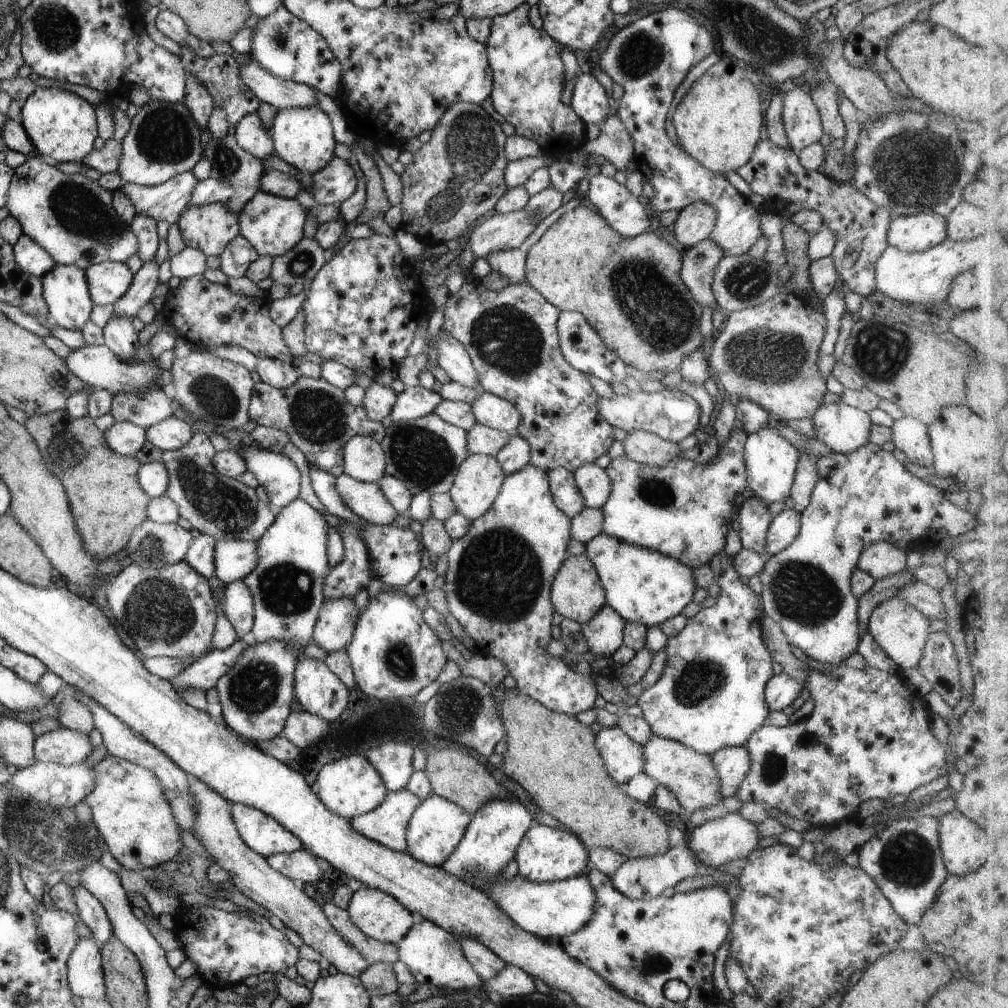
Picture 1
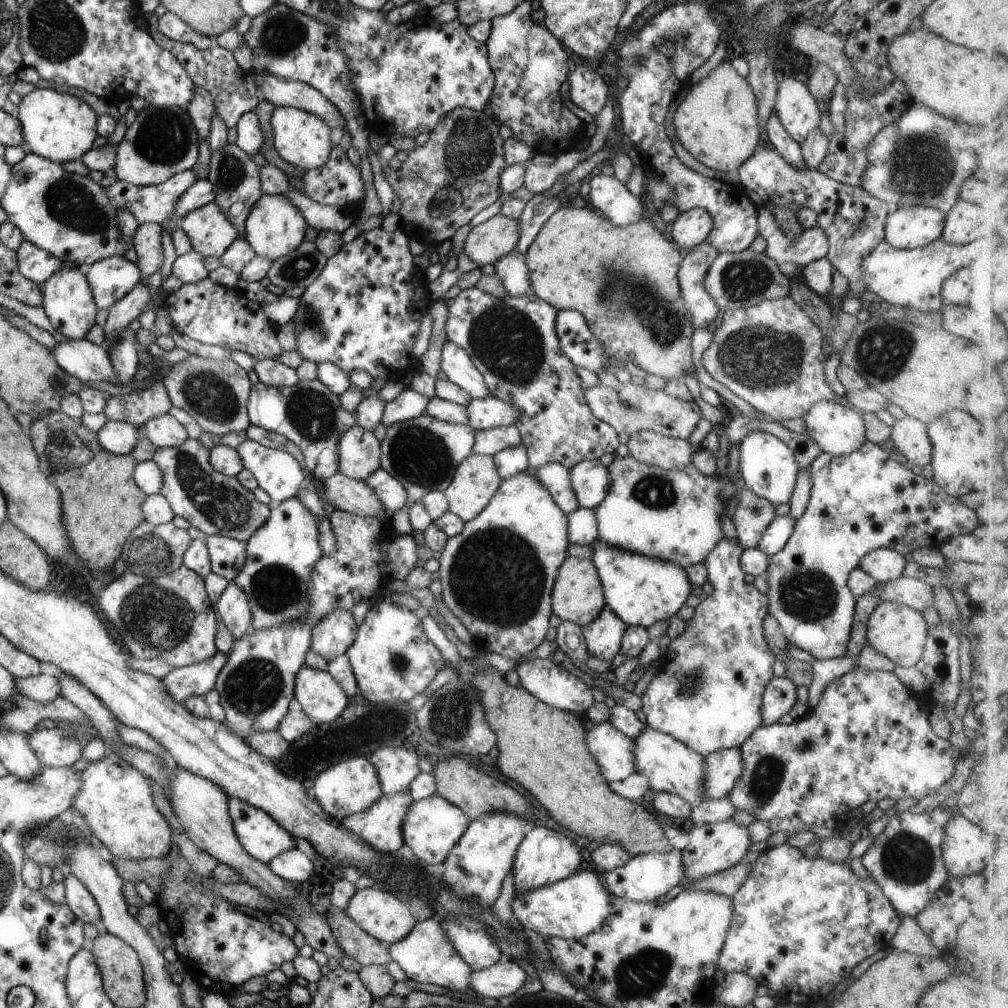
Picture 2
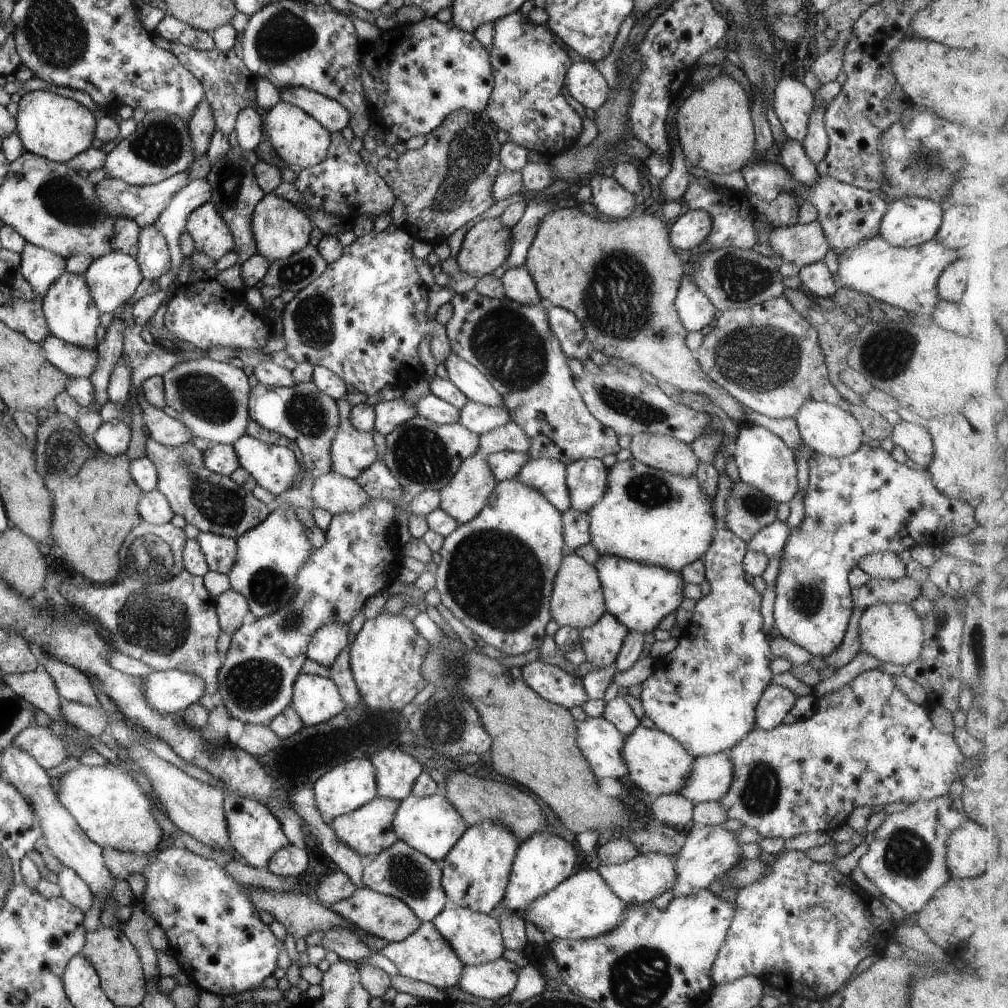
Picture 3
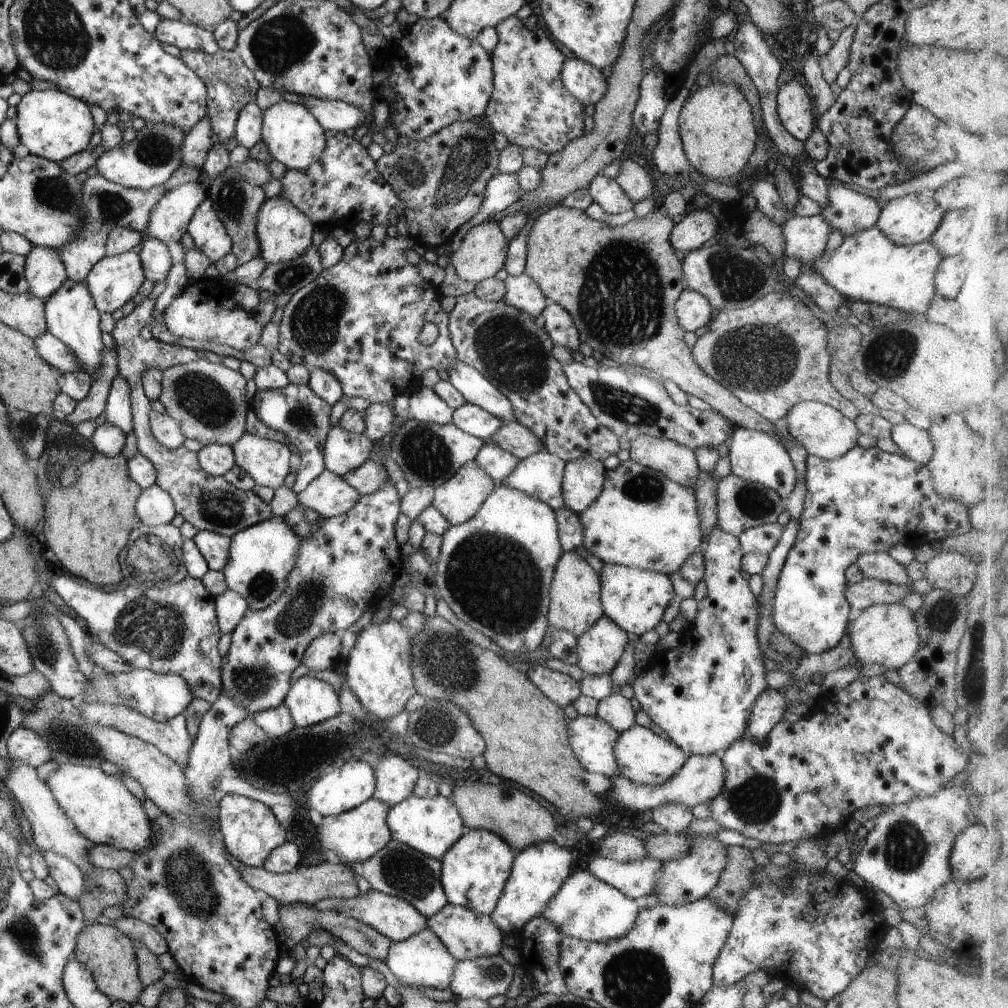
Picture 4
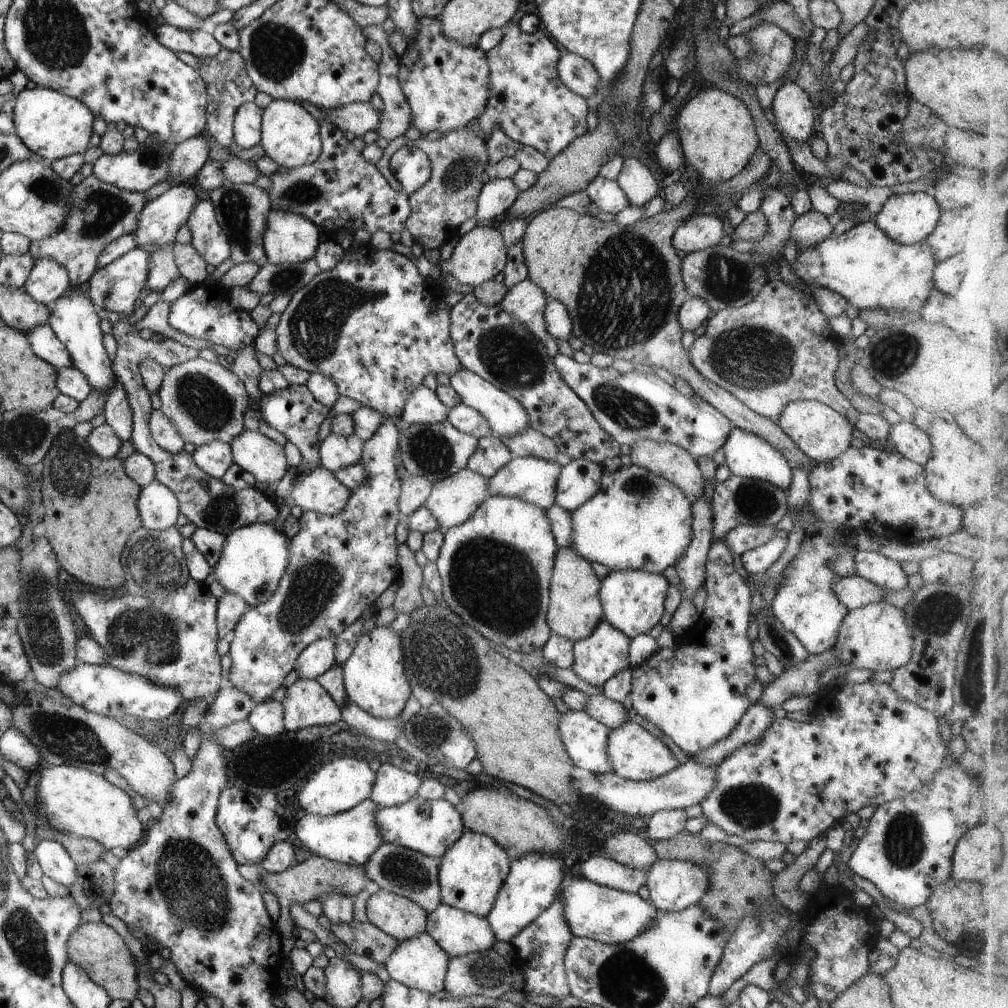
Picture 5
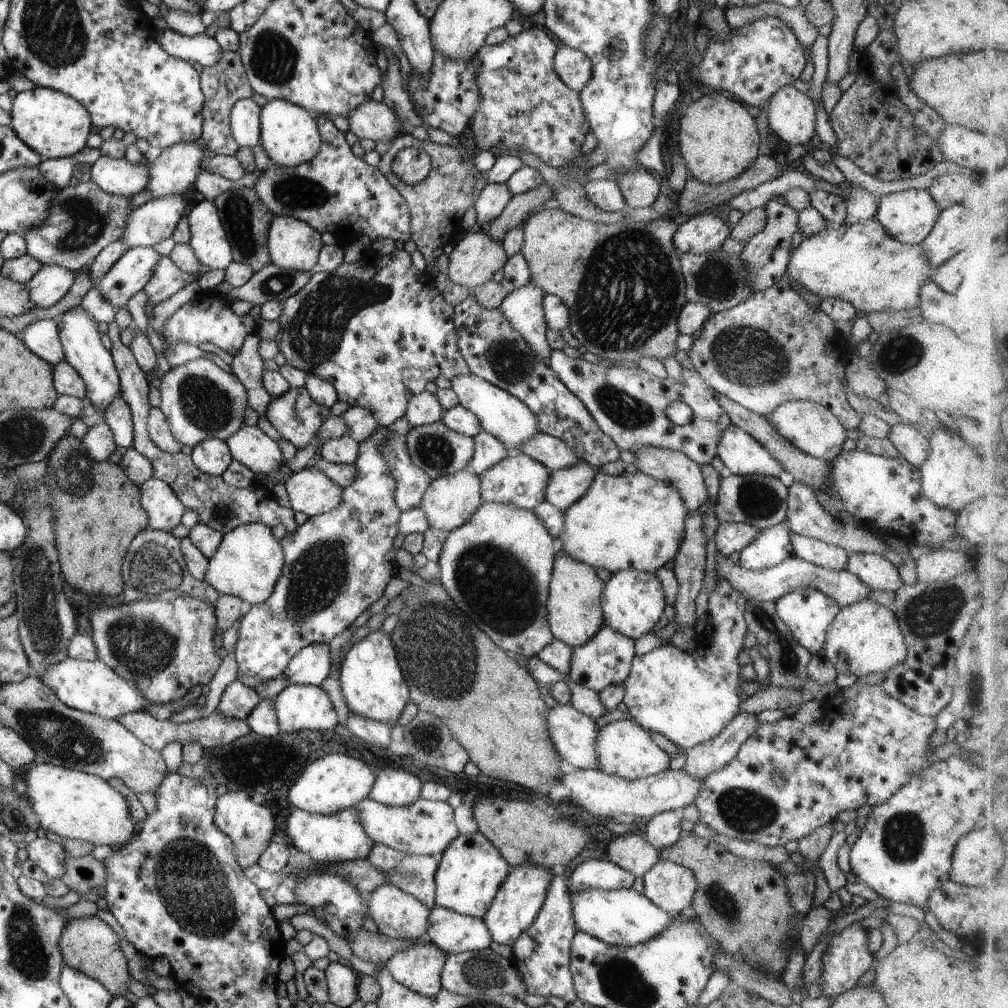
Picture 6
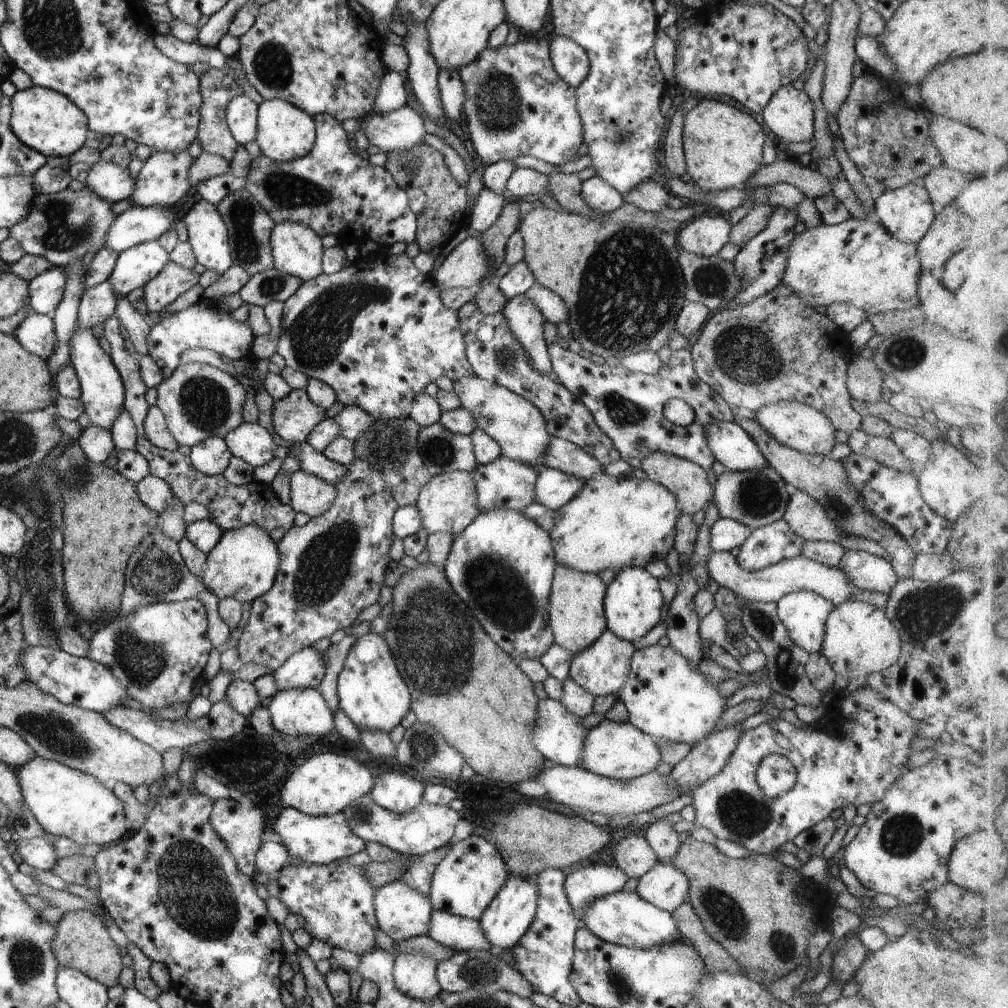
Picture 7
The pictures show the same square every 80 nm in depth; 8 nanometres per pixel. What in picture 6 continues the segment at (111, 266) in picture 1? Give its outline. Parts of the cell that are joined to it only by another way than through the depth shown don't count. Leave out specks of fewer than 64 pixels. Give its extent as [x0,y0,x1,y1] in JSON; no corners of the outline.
[93,247,161,310]

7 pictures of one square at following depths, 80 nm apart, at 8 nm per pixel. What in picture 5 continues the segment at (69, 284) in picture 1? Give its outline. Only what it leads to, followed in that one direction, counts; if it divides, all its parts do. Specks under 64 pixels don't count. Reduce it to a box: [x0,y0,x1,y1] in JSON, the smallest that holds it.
[48,288,116,393]

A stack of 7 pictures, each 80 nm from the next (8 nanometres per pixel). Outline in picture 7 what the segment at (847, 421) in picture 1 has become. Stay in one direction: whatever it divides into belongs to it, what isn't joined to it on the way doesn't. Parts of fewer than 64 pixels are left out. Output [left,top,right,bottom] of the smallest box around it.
[754,401,837,457]

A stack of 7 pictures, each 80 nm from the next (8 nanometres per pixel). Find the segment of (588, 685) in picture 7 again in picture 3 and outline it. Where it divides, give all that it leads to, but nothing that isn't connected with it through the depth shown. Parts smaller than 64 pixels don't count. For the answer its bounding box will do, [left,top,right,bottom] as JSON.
[579,611,627,668]

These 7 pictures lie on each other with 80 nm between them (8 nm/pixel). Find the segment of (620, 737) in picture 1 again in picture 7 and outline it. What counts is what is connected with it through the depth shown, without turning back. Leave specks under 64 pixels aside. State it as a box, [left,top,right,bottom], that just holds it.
[531,697,589,767]

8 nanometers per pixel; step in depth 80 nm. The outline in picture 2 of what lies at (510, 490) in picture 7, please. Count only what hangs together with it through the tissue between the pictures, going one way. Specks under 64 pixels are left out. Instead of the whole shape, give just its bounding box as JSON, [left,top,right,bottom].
[528,463,579,515]

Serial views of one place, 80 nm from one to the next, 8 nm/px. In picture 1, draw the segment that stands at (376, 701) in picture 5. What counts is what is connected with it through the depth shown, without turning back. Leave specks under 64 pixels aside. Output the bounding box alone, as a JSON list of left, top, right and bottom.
[345,592,448,700]

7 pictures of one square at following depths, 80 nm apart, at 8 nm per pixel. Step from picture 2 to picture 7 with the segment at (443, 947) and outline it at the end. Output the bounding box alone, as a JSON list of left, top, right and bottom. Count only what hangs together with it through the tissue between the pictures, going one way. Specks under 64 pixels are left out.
[393,954,442,1001]

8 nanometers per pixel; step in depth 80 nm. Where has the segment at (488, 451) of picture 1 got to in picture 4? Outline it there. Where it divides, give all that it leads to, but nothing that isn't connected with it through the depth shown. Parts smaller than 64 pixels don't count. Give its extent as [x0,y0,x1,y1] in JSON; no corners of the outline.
[489,421,545,459]

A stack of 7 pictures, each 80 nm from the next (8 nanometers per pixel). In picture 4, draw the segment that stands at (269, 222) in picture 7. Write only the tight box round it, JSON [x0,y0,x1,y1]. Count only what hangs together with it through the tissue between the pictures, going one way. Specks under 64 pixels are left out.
[207,159,266,264]

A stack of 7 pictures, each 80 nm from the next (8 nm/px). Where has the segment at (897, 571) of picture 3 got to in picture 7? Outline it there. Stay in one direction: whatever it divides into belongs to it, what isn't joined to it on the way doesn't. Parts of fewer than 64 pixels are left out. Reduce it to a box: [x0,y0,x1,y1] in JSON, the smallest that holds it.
[837,549,899,595]

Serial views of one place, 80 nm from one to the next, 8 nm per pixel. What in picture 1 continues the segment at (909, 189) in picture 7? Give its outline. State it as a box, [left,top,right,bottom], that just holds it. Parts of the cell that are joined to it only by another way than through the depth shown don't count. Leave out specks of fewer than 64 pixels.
[887,212,948,253]

